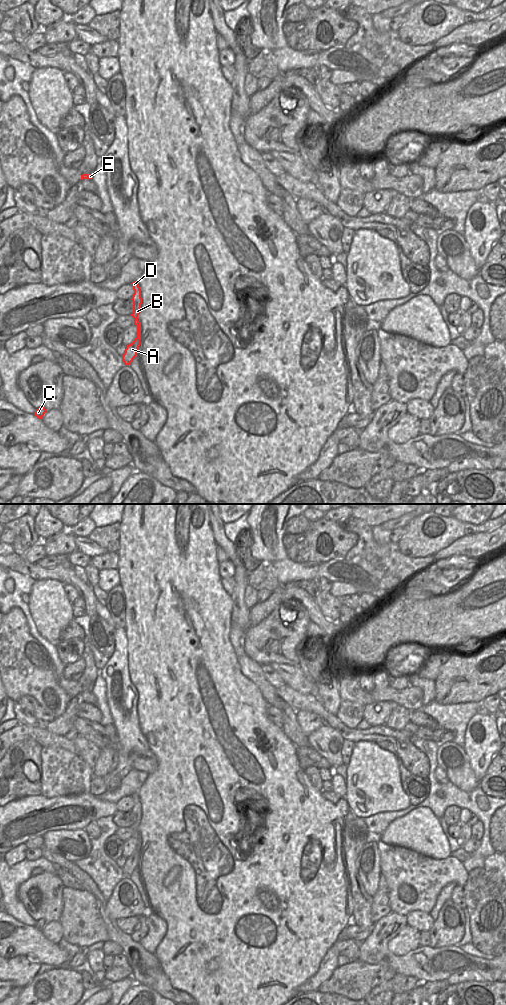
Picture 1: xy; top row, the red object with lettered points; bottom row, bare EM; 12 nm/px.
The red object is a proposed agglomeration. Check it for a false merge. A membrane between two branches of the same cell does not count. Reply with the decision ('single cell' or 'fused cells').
single cell

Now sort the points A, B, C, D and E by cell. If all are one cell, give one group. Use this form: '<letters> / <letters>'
A B C D E

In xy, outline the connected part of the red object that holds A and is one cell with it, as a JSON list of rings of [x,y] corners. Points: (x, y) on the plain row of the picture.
[[[138,792],[132,794],[131,796],[134,802],[134,806],[131,811],[133,814],[133,825],[131,826],[131,828],[134,830],[134,837],[137,838],[137,848],[131,856],[126,858],[125,864],[122,868],[124,877],[128,877],[128,878],[133,873],[133,871],[137,868],[138,860],[140,858],[140,852],[141,852],[141,837],[138,832],[138,827],[140,825],[141,816],[142,816],[141,802],[138,797]]]

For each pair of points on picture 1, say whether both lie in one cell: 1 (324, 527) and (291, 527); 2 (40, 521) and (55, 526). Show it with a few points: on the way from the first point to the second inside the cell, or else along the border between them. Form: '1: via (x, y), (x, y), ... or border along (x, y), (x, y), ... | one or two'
1: border along (309, 522), (309, 525), (302, 532), (286, 534) | two
2: via (44, 523), (47, 526), (51, 526) | one

